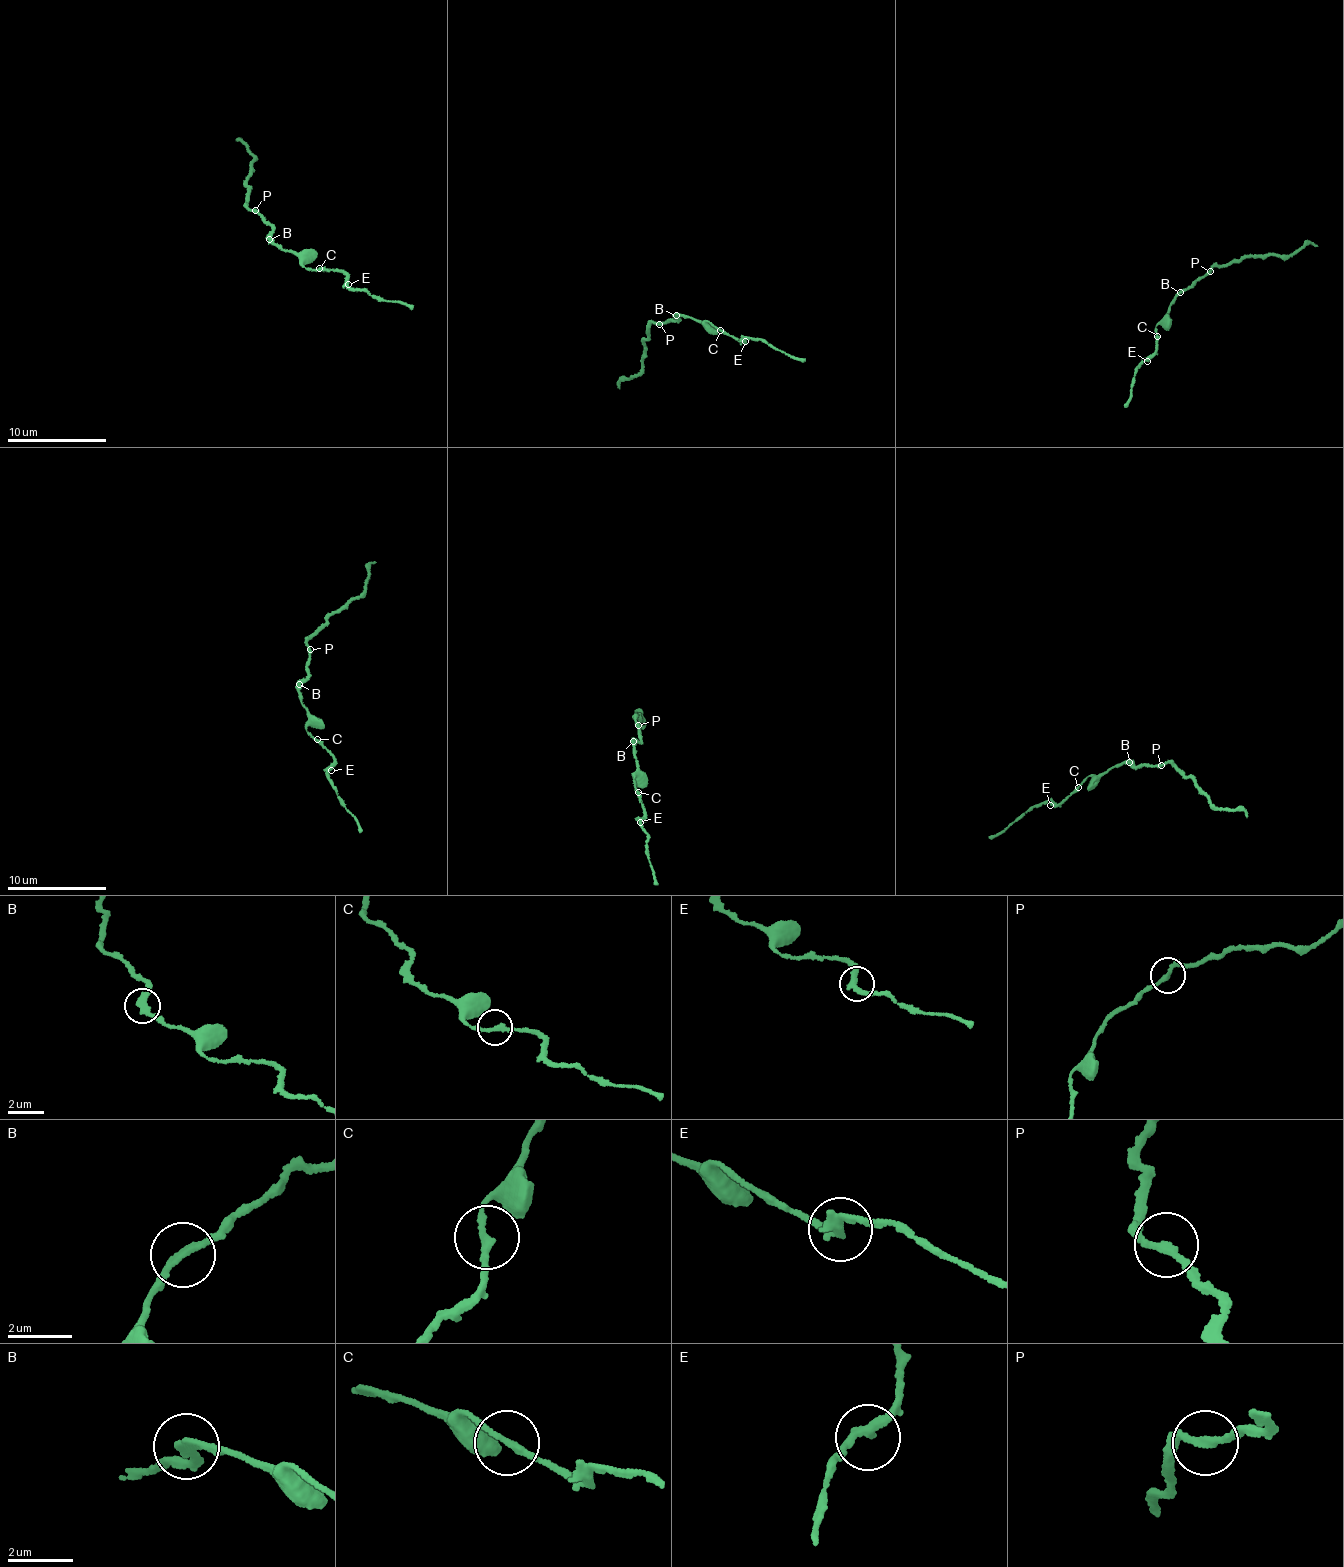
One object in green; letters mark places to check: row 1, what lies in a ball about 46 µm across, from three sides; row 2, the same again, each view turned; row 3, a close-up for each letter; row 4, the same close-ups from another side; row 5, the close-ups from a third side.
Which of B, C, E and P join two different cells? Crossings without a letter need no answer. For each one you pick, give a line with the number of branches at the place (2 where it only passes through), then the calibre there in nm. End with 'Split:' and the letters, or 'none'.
P: 2 | 220 nm
Split: P

